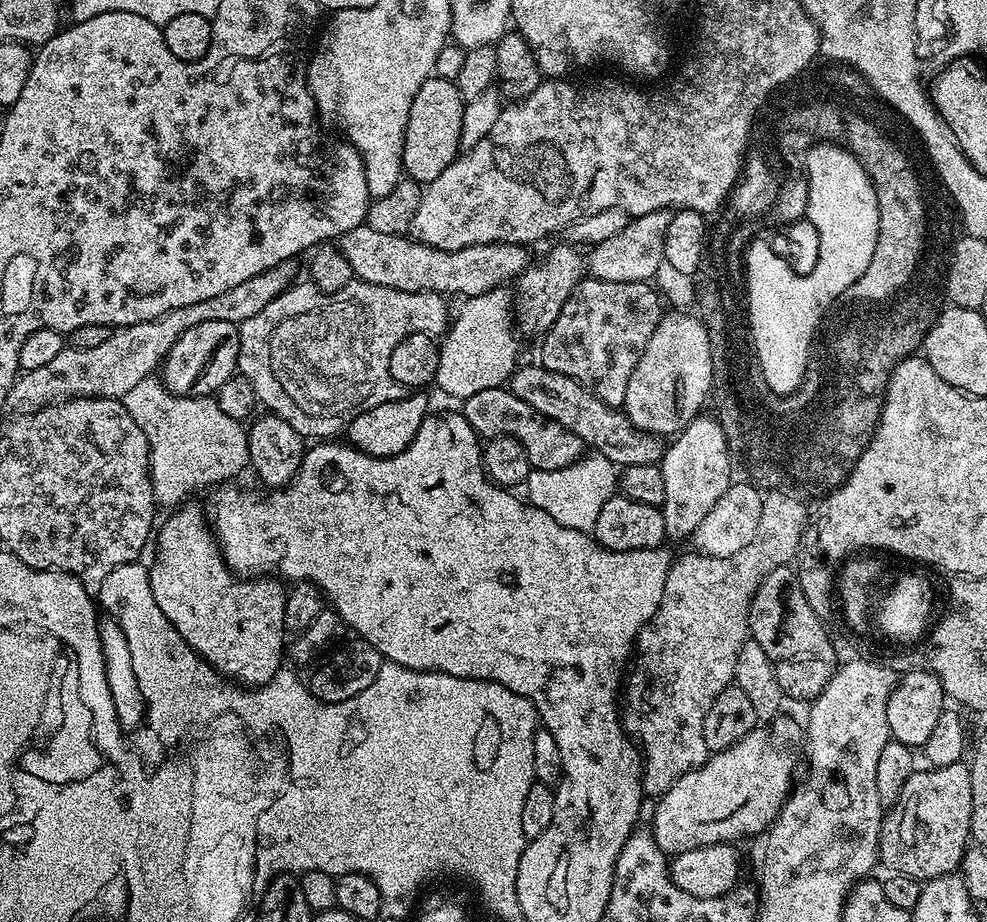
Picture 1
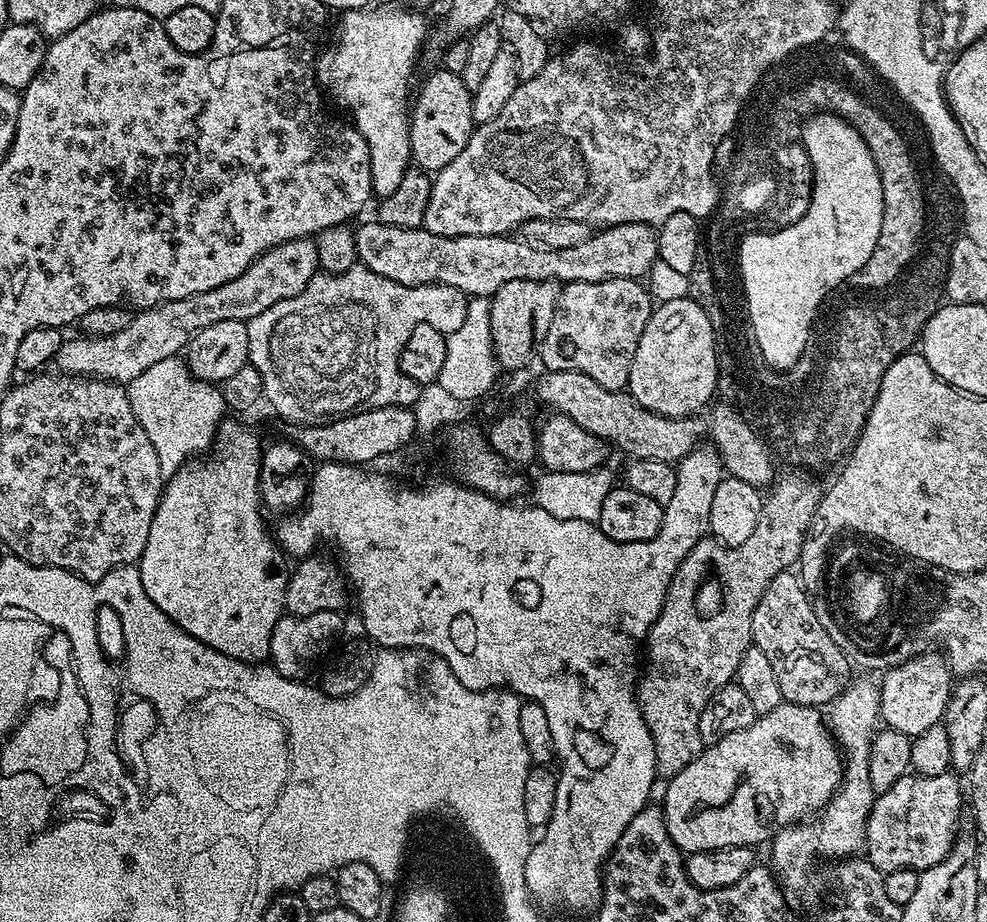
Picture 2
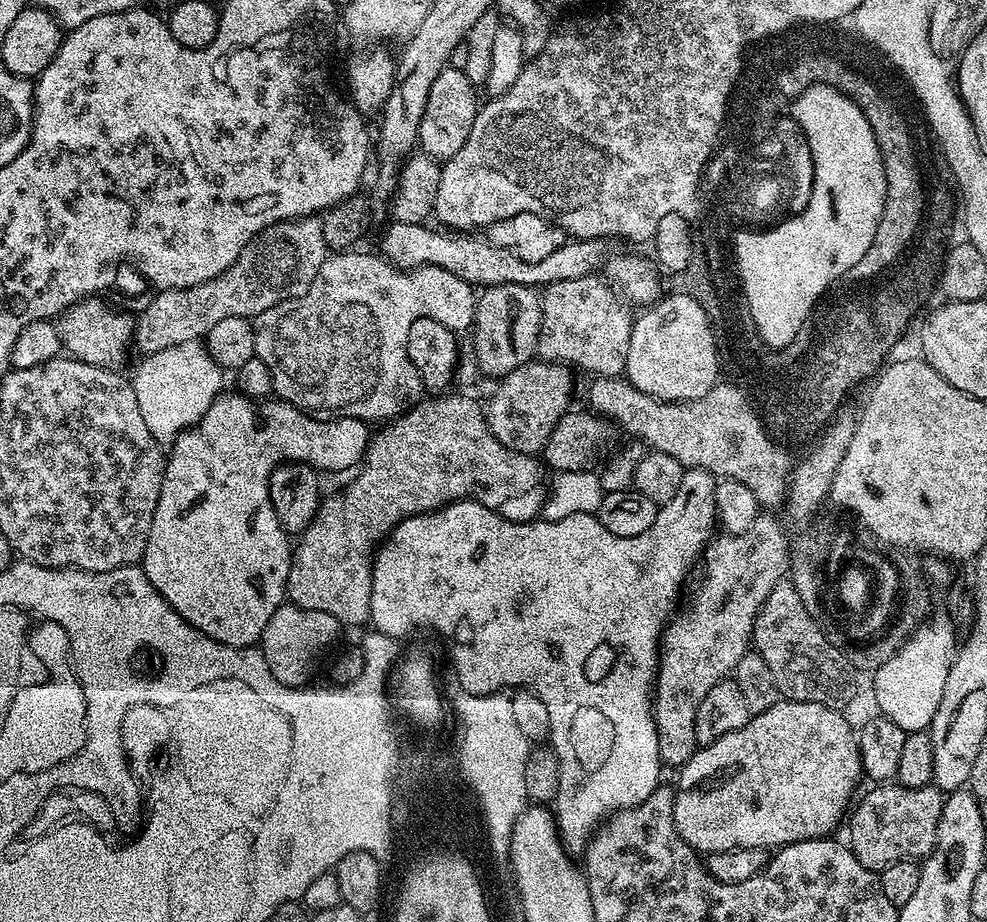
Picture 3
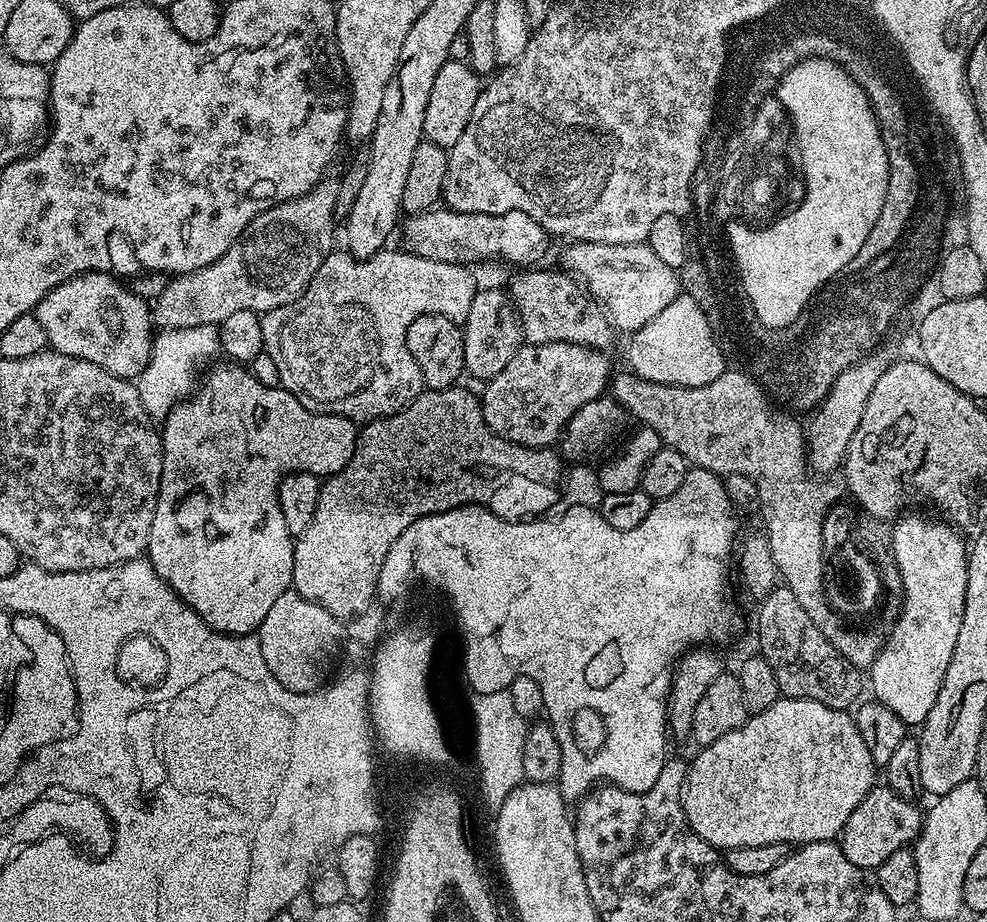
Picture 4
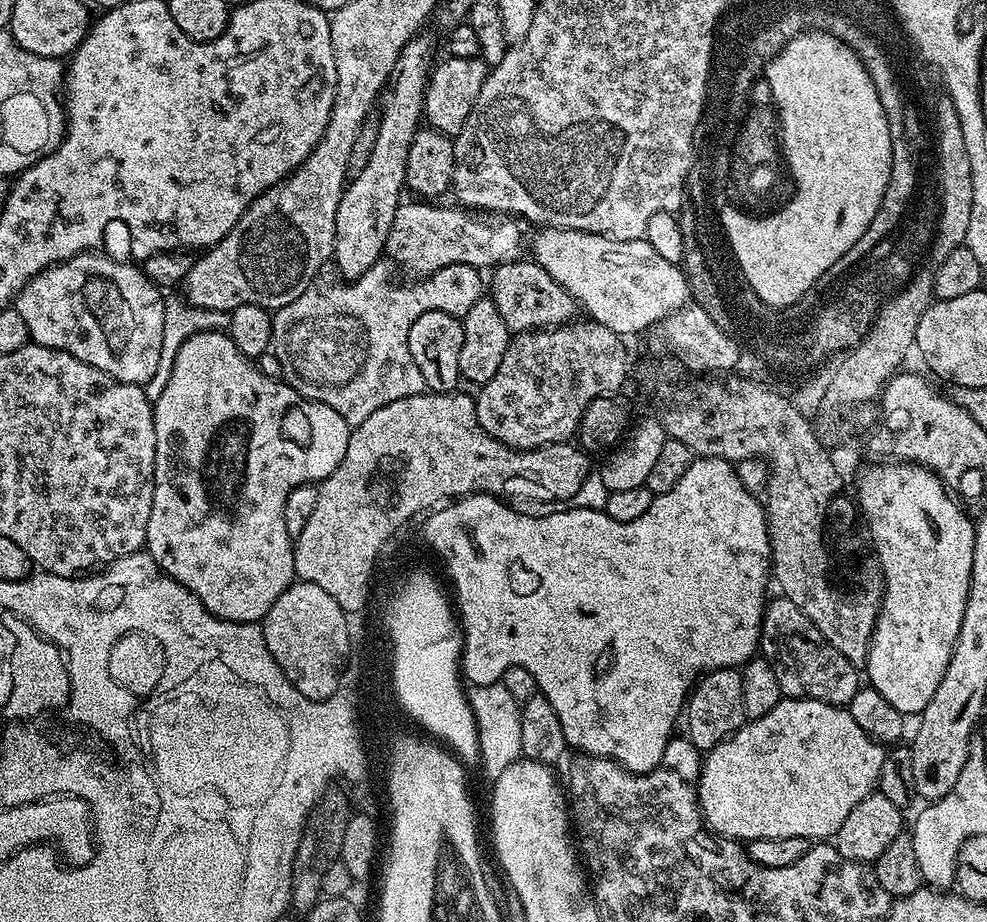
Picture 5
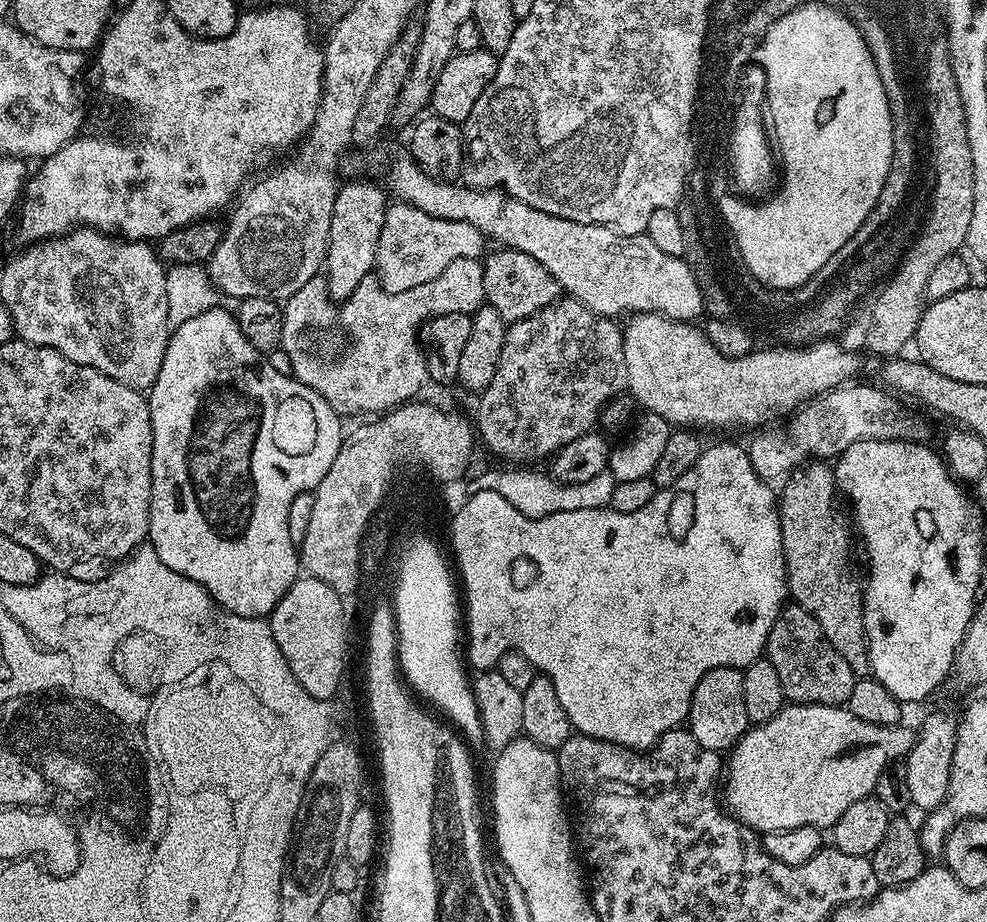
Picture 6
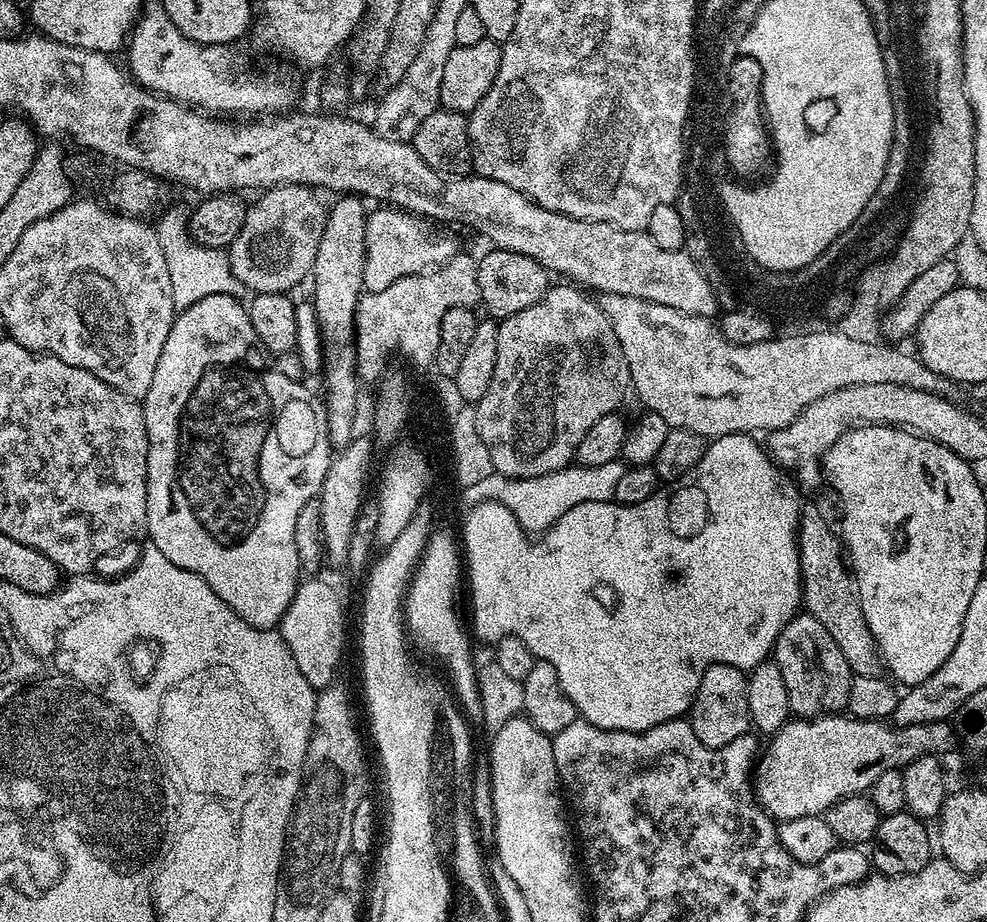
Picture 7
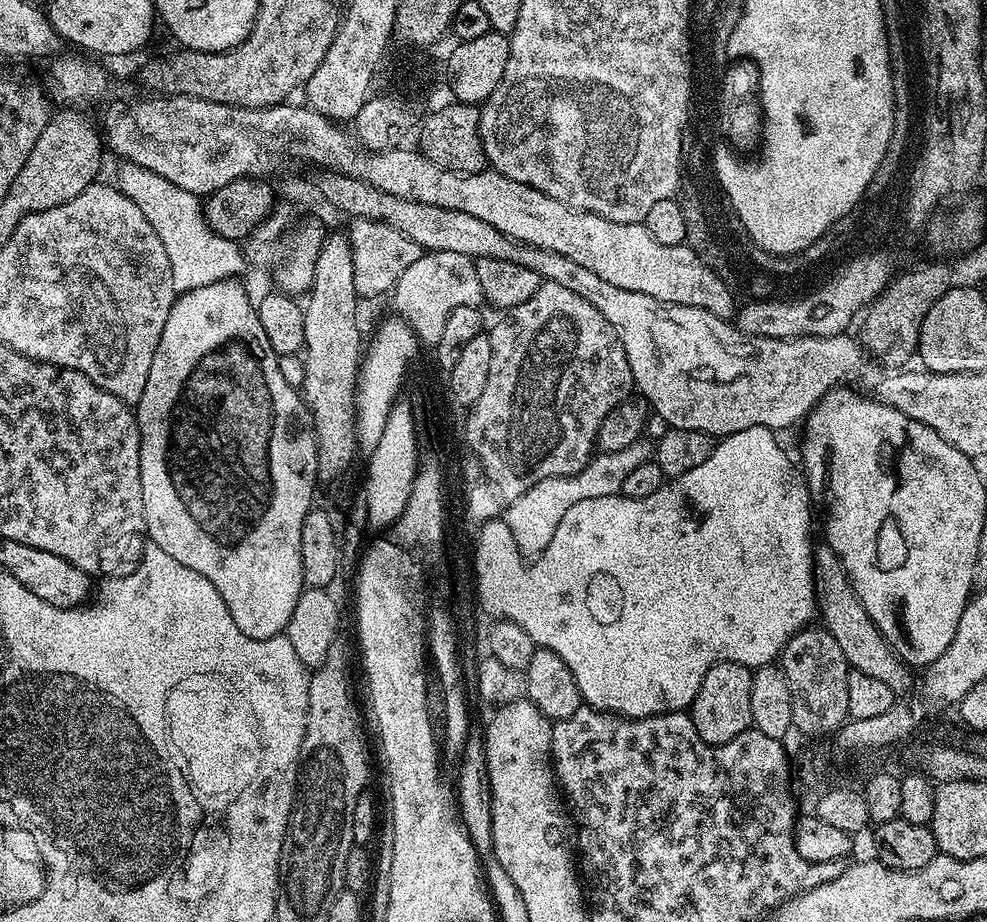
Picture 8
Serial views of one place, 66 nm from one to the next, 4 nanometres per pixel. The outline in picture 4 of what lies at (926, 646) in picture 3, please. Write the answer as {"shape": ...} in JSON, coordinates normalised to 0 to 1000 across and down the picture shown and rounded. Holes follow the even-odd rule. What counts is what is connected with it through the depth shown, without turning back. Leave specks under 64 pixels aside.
{"shape":[[[926,557],[923,564],[916,564],[912,573],[908,573],[908,607],[911,616],[916,616],[916,634],[918,634],[918,657],[916,672],[908,680],[907,688],[902,688],[902,696],[891,707],[890,714],[881,721],[883,729],[882,754],[897,764],[910,779],[914,779],[917,787],[935,786],[942,774],[942,766],[946,766],[946,757],[950,757],[950,748],[958,735],[958,722],[963,722],[963,714],[967,714],[967,700],[971,697],[971,682],[975,679],[975,666],[979,653],[977,626],[981,624],[982,591],[966,569],[955,563],[943,564],[940,560]]]}

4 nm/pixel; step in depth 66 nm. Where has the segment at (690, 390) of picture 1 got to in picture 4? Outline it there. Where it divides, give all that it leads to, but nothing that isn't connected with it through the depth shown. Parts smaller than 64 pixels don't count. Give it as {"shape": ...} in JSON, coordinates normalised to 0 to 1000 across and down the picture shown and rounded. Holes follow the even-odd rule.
{"shape":[[[695,319],[685,321],[675,336],[663,341],[655,354],[639,361],[637,369],[640,370],[636,373],[635,398],[651,412],[702,421],[723,414],[723,410],[736,402],[735,379],[729,376],[729,370],[707,328]]]}

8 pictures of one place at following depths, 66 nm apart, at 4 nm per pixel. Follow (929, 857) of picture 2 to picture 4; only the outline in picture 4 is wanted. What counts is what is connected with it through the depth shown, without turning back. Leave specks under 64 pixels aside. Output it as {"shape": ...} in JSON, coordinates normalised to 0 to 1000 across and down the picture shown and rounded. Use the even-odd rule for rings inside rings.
{"shape":[[[884,852],[877,866],[865,874],[865,883],[857,887],[857,896],[851,901],[849,914],[853,926],[857,926],[865,939],[888,943],[891,937],[898,935],[898,931],[902,931],[902,926],[906,926],[906,922],[921,919],[932,906],[934,881],[928,874],[923,868],[910,866],[910,861],[898,852]]]}

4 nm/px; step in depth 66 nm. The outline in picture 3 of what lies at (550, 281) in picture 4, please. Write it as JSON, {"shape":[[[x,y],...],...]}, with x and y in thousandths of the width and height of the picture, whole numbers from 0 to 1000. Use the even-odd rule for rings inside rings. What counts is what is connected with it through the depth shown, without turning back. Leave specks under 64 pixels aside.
{"shape":[[[601,297],[578,302],[550,313],[551,344],[547,350],[545,386],[556,393],[588,398],[600,403],[596,406],[601,409],[628,408],[634,397],[634,382],[638,380],[642,338],[619,307],[606,300]]]}

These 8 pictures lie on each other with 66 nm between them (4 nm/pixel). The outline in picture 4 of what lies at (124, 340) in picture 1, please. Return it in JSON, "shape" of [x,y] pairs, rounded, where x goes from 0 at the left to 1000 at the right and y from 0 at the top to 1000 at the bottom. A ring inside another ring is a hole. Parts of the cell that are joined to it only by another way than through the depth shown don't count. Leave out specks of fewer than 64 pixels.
{"shape":[[[323,200],[316,204],[310,213],[304,213],[302,216],[291,217],[290,220],[277,221],[268,229],[259,233],[250,245],[246,254],[239,260],[237,267],[229,271],[225,275],[225,280],[218,282],[211,290],[206,290],[204,293],[197,295],[187,295],[179,298],[175,304],[172,304],[168,310],[168,315],[162,321],[157,322],[156,333],[154,334],[154,345],[157,355],[162,358],[177,358],[179,356],[197,356],[204,357],[205,354],[221,354],[229,345],[233,345],[234,341],[240,337],[253,336],[254,338],[262,338],[264,341],[273,338],[276,335],[281,335],[282,332],[296,330],[305,319],[312,312],[313,307],[317,304],[318,297],[321,296],[322,290],[329,283],[333,274],[338,271],[338,241],[340,241],[340,209],[339,205],[331,200]]]}

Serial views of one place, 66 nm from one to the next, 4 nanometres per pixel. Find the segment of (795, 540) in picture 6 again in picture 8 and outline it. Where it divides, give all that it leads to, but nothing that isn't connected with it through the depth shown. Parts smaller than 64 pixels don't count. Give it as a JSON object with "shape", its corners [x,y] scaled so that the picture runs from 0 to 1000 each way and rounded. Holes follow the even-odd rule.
{"shape":[[[838,588],[832,589],[832,594],[830,591],[826,595],[825,624],[830,671],[845,692],[845,696],[849,696],[853,709],[857,709],[860,726],[873,731],[881,731],[881,735],[890,735],[898,740],[898,744],[902,744],[902,748],[906,752],[919,752],[922,746],[922,742],[920,743],[921,721],[908,710],[908,706],[890,683],[890,679],[886,679],[881,666],[877,666],[877,657],[873,657],[862,627],[857,623],[849,601]]]}

